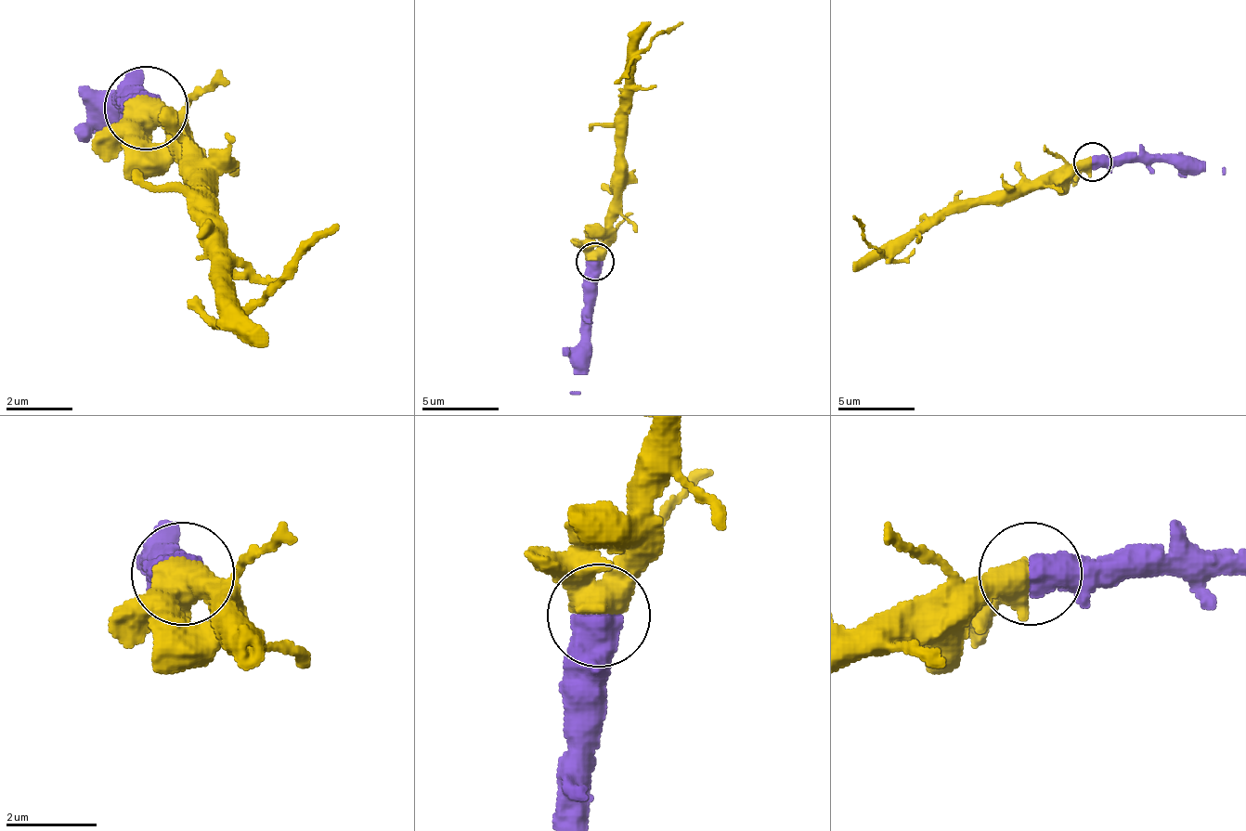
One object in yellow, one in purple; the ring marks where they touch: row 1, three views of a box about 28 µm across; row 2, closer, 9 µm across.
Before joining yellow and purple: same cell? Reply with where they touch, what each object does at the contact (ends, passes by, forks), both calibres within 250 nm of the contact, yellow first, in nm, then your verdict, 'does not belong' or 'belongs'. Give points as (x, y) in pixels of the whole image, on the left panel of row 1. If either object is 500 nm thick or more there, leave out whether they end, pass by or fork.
(146, 108) | 550/700 nm | belongs

